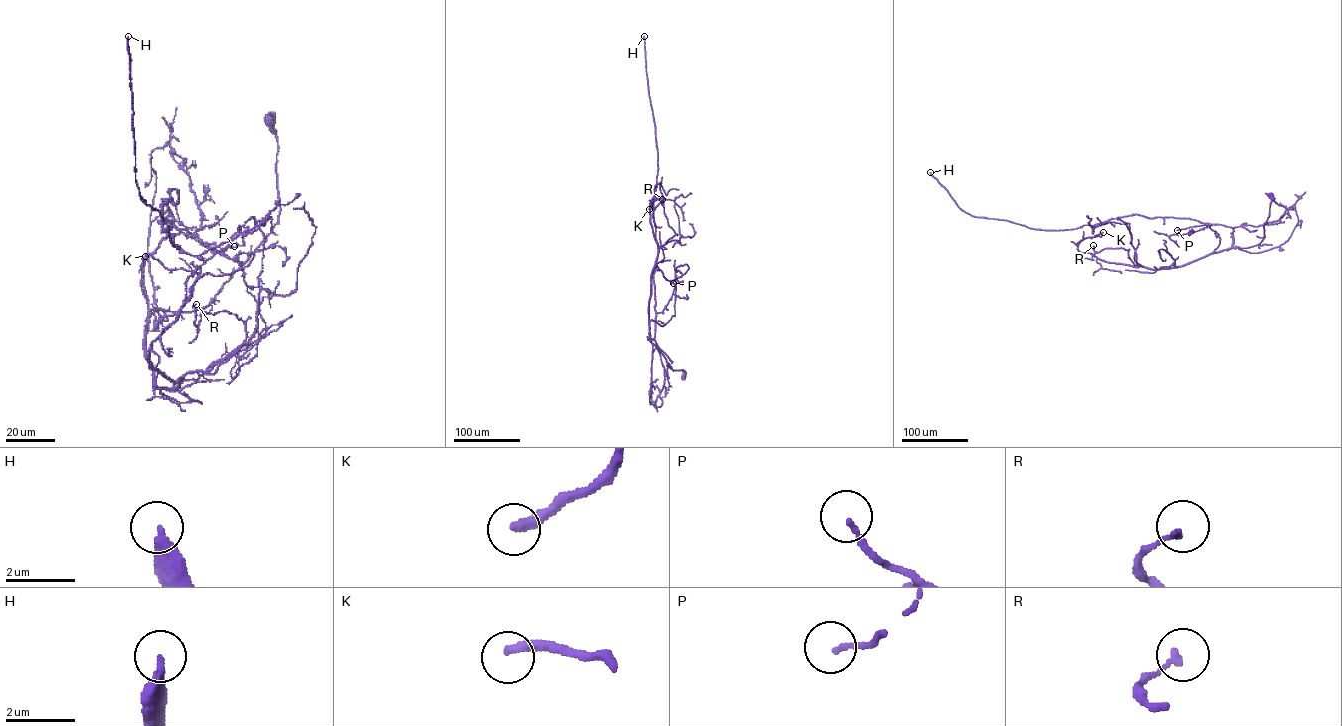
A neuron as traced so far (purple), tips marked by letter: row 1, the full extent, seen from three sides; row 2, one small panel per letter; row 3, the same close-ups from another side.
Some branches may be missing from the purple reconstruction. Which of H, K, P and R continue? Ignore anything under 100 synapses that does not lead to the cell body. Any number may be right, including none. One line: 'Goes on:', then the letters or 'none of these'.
Goes on: H

